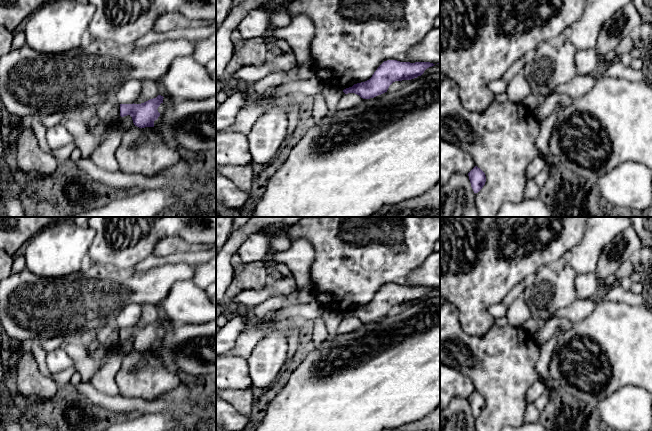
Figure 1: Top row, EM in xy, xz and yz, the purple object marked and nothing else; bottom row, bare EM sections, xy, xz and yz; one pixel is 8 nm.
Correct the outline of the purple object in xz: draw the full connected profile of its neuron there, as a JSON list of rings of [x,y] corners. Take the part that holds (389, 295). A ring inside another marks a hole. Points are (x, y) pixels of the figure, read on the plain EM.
[[[397,284],[384,285],[374,296],[372,301],[361,307],[343,314],[345,318],[355,317],[363,323],[374,322],[387,316],[395,305],[411,304],[421,300],[424,295],[434,290],[430,286],[400,286]]]

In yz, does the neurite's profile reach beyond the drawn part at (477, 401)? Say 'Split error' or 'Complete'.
Complete

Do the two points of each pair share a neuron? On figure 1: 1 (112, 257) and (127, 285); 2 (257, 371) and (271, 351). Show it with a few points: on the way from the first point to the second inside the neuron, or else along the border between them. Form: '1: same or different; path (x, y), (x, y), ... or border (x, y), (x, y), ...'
1: different; border (95, 262), (110, 267), (130, 270)
2: same; path (262, 366), (269, 356)

